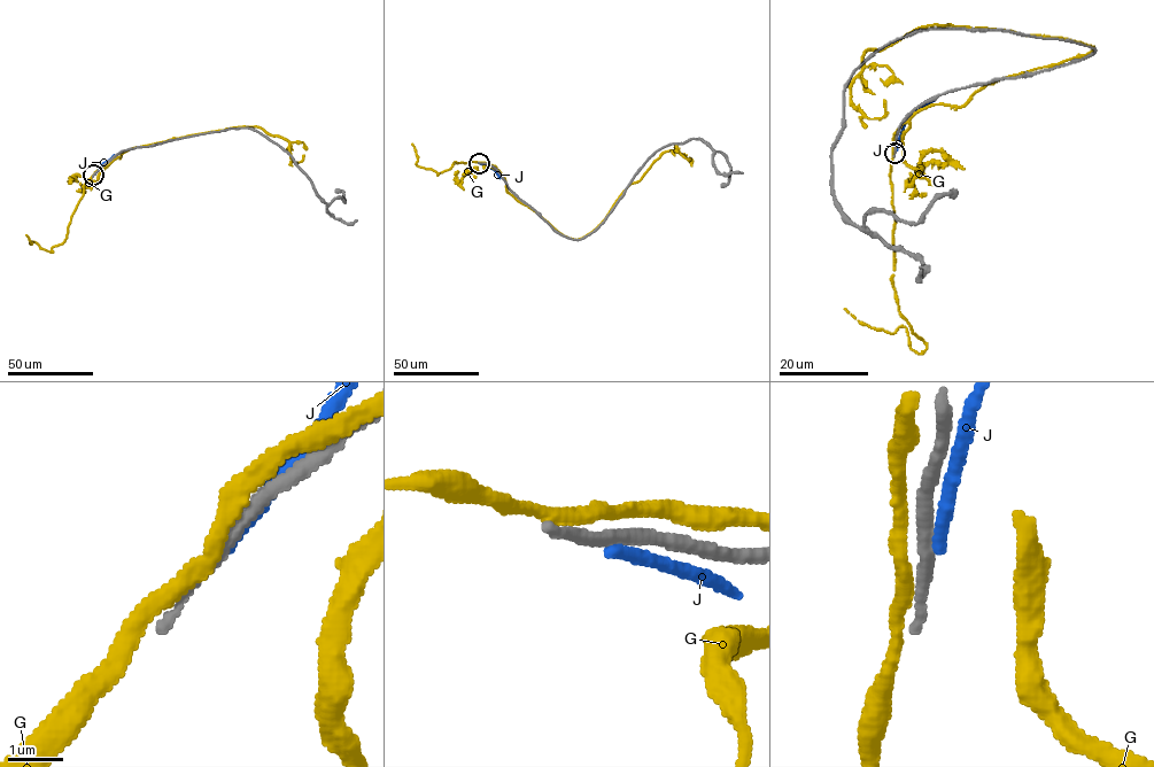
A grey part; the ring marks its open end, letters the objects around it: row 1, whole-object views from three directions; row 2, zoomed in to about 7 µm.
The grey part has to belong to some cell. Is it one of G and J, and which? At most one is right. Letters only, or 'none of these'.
none of these

